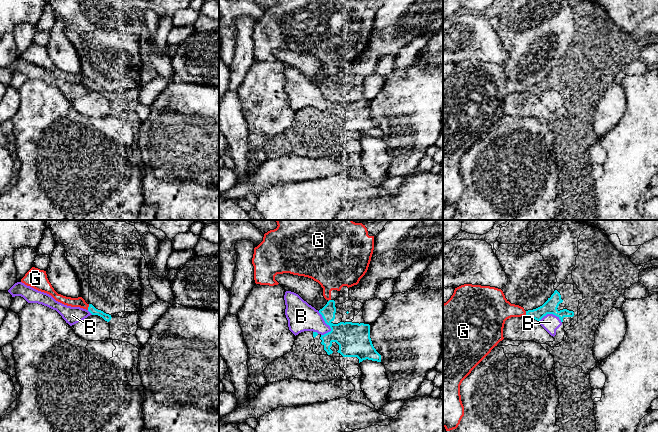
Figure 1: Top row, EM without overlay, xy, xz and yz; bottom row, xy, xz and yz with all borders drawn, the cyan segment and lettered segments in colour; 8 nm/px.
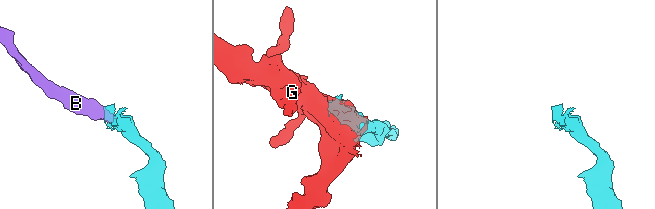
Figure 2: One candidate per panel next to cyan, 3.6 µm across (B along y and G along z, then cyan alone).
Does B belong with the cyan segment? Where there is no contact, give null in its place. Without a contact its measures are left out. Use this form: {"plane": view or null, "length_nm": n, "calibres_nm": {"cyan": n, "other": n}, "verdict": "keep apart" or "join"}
{"plane": "xz", "length_nm": 200, "calibres_nm": {"cyan": 260, "other": 240}, "verdict": "join"}

